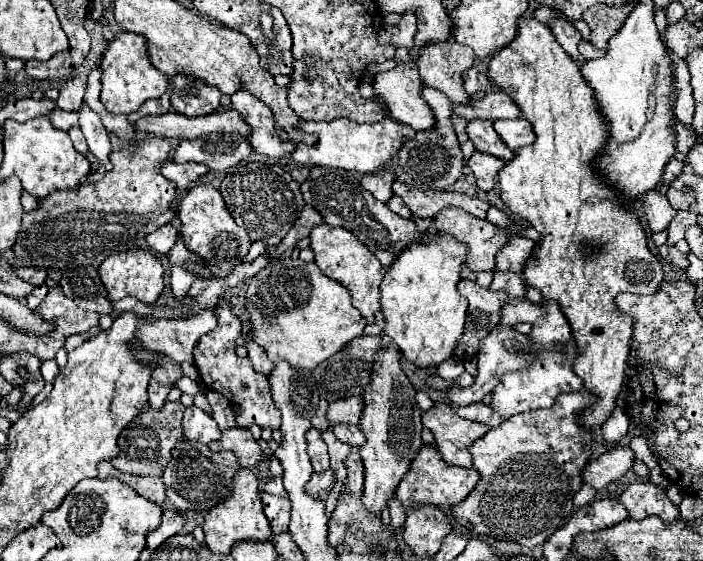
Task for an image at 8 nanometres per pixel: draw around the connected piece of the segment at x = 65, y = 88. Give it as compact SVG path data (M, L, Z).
M74 75L60 87L56 105L64 111L78 111L82 107L84 93L86 93L86 75Z

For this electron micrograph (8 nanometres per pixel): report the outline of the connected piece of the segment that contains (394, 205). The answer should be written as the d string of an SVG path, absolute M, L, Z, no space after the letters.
M396 195L390 197L388 207L390 207L390 211L394 211L396 215L400 215L400 217L404 217L404 219L410 219L410 217L412 217L410 209L406 209L406 205L404 205L404 203L400 201L400 197L396 197Z

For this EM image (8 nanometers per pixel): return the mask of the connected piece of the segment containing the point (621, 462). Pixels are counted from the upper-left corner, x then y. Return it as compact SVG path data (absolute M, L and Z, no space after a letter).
M616 447L612 451L606 451L598 459L590 461L584 469L584 483L592 485L594 489L606 487L610 481L620 479L628 469L634 465L634 451L630 447Z

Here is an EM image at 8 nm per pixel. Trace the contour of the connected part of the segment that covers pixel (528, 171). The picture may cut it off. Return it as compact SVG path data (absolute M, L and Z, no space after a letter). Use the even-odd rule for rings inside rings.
M522 19L514 41L490 57L486 73L502 91L514 97L514 103L522 109L524 119L530 119L536 129L536 141L530 147L518 149L516 157L498 173L500 199L514 215L526 219L540 233L540 241L532 249L532 255L522 271L524 283L528 287L536 287L544 301L556 301L570 323L578 353L572 371L584 381L586 391L596 397L596 403L580 413L580 423L582 427L596 431L616 409L630 351L630 321L626 321L626 317L618 317L614 297L624 291L636 295L654 293L662 281L662 263L648 251L646 235L634 209L620 199L616 189L610 189L604 181L600 181L590 165L590 161L598 155L598 149L606 145L606 121L598 117L598 109L594 109L594 95L590 93L586 81L582 81L578 65L554 41L548 25L536 19ZM584 245L592 247L592 253L584 253Z

